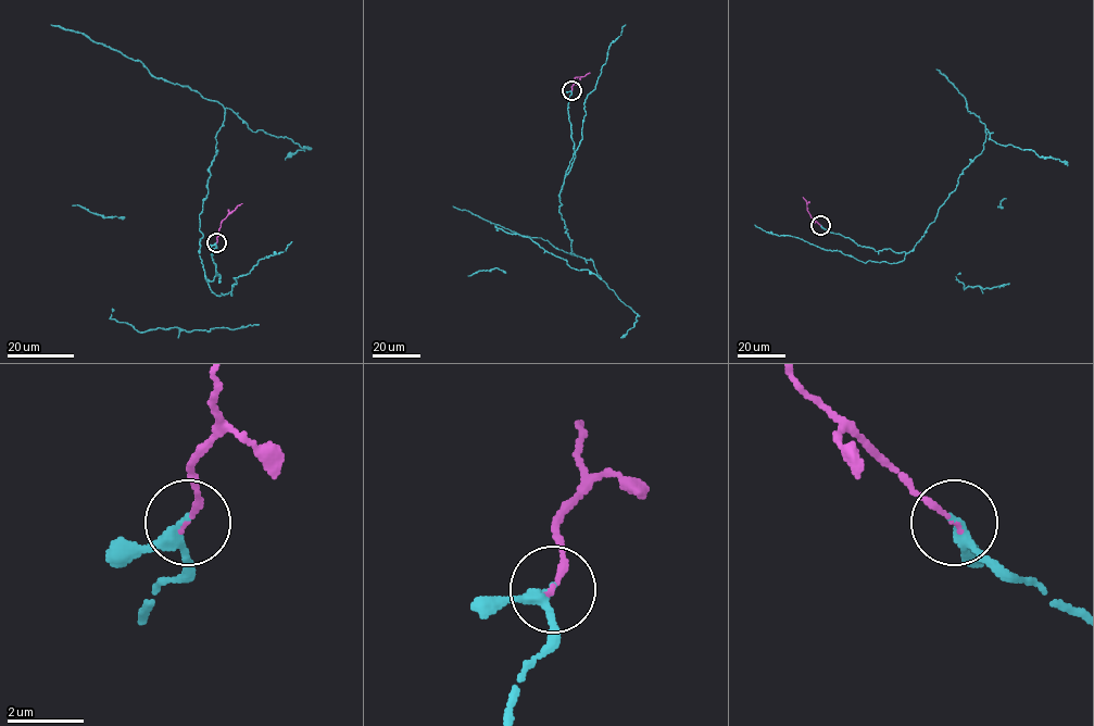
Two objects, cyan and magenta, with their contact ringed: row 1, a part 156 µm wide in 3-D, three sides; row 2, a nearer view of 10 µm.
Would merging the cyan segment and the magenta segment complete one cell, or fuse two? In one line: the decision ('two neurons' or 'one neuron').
one neuron

